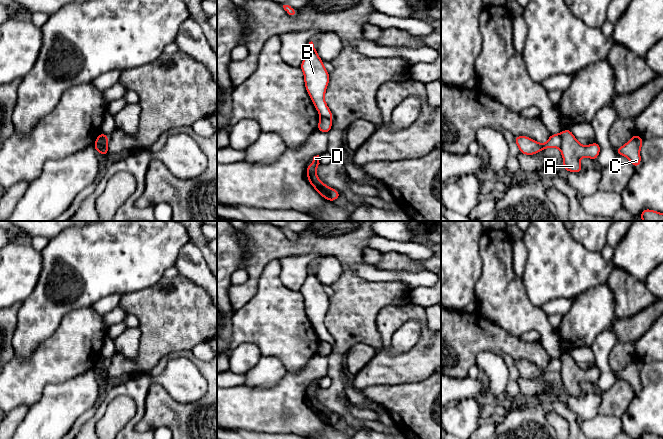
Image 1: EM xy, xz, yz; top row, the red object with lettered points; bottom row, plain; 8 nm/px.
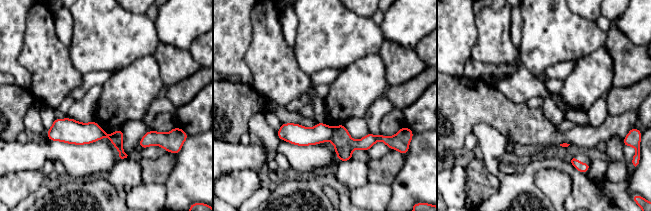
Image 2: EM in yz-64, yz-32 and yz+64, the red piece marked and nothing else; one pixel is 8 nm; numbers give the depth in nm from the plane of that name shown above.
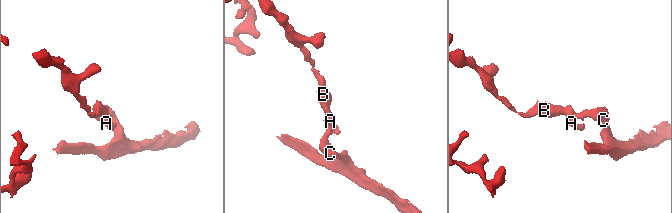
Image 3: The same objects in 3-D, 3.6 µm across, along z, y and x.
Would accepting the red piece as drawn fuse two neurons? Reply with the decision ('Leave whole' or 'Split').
Split

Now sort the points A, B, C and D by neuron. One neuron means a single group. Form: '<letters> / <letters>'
A C D / B

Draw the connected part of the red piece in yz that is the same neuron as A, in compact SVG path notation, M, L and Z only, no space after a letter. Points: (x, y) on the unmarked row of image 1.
M570 353L563 354L560 360L562 364L560 374L564 385L564 395L582 396L582 389L579 384L582 380L593 385L597 384L601 371L596 365L588 370L583 370L574 361Z

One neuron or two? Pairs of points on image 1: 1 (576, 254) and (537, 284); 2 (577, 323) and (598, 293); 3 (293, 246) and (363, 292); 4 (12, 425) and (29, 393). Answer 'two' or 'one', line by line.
1: one
2: one
3: one
4: two

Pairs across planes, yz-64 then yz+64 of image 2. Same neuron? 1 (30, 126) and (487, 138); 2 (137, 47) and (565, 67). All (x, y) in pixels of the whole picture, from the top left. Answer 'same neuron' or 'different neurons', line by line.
1: same neuron
2: different neurons

